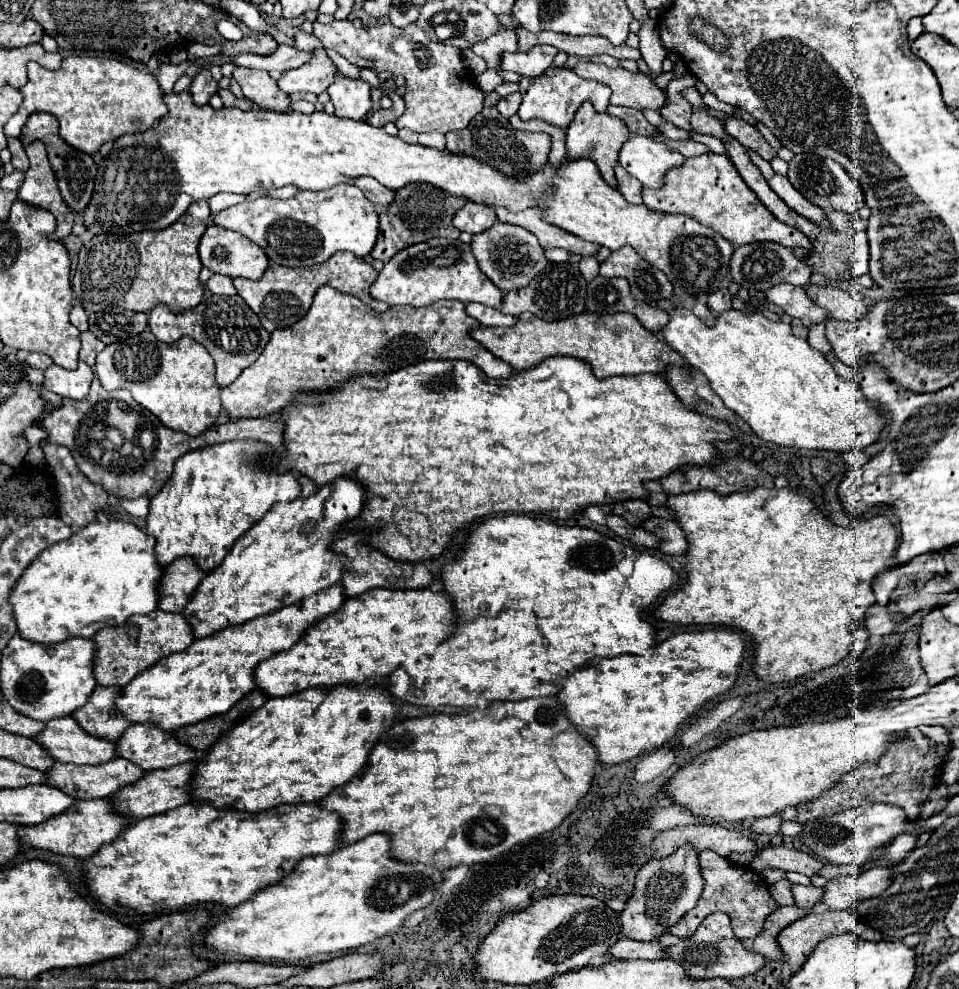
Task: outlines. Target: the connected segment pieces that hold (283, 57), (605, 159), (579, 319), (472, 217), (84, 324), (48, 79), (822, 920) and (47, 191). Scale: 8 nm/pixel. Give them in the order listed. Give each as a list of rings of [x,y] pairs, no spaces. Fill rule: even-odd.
[[[278,46],[274,50],[274,54],[270,56],[250,56],[250,54],[238,54],[232,58],[232,62],[236,66],[250,66],[250,68],[262,68],[266,72],[270,70],[292,70],[292,68],[300,68],[302,64],[310,62],[312,52],[302,52],[296,50],[292,46]]]
[[[584,102],[578,108],[578,112],[576,112],[574,120],[570,122],[570,126],[566,128],[566,160],[572,162],[572,160],[580,160],[580,158],[590,158],[598,166],[604,182],[608,186],[616,188],[614,166],[618,164],[618,148],[628,138],[630,138],[628,128],[622,124],[622,120],[612,118],[608,114],[598,114],[598,112],[594,112],[590,102]]]
[[[582,312],[578,316],[570,316],[558,322],[546,322],[532,314],[520,314],[514,326],[510,328],[474,328],[470,336],[480,342],[486,350],[490,350],[496,358],[506,360],[516,372],[532,368],[548,356],[564,354],[576,356],[592,364],[596,376],[606,378],[610,374],[664,374],[668,364],[682,366],[686,360],[674,352],[664,340],[658,340],[654,332],[646,330],[636,316],[632,314],[592,314]]]
[[[468,202],[454,216],[454,226],[458,230],[470,232],[470,234],[478,234],[478,232],[490,228],[494,222],[496,222],[494,210],[486,204],[476,204],[476,202]]]
[[[74,306],[74,308],[72,308],[72,312],[70,312],[70,322],[72,322],[80,332],[88,330],[88,316],[86,316],[86,312],[84,312],[82,306]]]
[[[68,56],[56,72],[46,70],[36,62],[28,62],[28,84],[22,88],[22,94],[24,102],[20,110],[4,126],[6,137],[19,138],[20,130],[32,112],[50,112],[58,116],[60,136],[86,154],[98,152],[104,142],[116,140],[122,134],[146,132],[168,112],[156,78],[114,58]]]
[[[826,910],[826,912],[822,912],[822,914],[808,914],[808,916],[804,916],[802,920],[796,920],[790,928],[784,928],[784,930],[782,930],[782,936],[778,938],[778,944],[780,944],[782,952],[784,952],[784,956],[788,958],[788,964],[790,964],[790,968],[792,968],[792,972],[796,972],[796,970],[806,962],[806,958],[810,956],[810,952],[816,948],[818,942],[822,942],[822,940],[828,938],[828,936],[846,934],[846,932],[852,932],[852,934],[856,934],[858,938],[864,938],[864,940],[874,940],[874,942],[886,940],[878,930],[874,930],[874,928],[870,928],[868,924],[856,920],[854,914],[850,914],[850,912]]]
[[[34,140],[26,148],[26,154],[30,158],[30,168],[26,170],[26,180],[18,192],[18,198],[50,210],[58,222],[56,230],[62,230],[62,238],[64,238],[72,232],[74,210],[68,208],[68,204],[62,200],[62,194],[58,190],[54,172],[46,156],[46,148],[42,142]]]

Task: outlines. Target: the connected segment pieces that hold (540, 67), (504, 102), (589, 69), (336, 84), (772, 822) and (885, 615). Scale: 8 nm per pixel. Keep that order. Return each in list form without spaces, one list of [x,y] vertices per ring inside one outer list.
[[[534,46],[528,52],[504,52],[500,56],[500,68],[512,70],[520,76],[536,78],[552,66],[556,52],[558,50],[554,46]]]
[[[514,92],[514,94],[508,94],[506,98],[500,98],[500,100],[498,100],[498,104],[496,104],[496,108],[500,110],[500,114],[502,114],[504,118],[510,118],[512,114],[516,114],[516,112],[518,112],[520,102],[522,102],[520,92]]]
[[[580,60],[572,70],[586,80],[598,80],[610,86],[612,90],[610,104],[630,106],[636,110],[642,108],[660,110],[666,104],[664,92],[642,72],[632,74],[624,68],[608,68],[604,64],[596,64],[590,60],[588,62]]]
[[[338,72],[326,92],[336,108],[336,116],[340,118],[362,120],[370,110],[370,84],[362,78],[354,80]]]
[[[776,814],[776,816],[770,816],[770,818],[760,818],[756,822],[752,822],[750,830],[752,832],[758,832],[758,834],[776,834],[782,826],[782,818]]]
[[[872,604],[872,608],[866,612],[866,628],[870,634],[892,634],[896,630],[896,616],[888,606]]]

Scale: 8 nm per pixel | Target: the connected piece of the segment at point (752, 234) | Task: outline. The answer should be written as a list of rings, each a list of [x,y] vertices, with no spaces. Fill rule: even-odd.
[[[708,152],[702,156],[686,158],[686,164],[680,164],[666,172],[662,188],[642,188],[642,198],[650,210],[690,214],[692,218],[698,218],[698,222],[718,230],[718,234],[726,236],[726,240],[730,240],[734,246],[768,240],[778,242],[786,248],[810,248],[810,240],[798,228],[786,226],[768,212],[768,208],[746,186],[728,156]]]

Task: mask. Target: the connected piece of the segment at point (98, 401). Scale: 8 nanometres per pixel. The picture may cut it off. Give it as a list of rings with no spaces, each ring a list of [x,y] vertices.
[[[94,378],[90,394],[86,400],[76,402],[70,398],[64,398],[60,408],[50,410],[42,426],[48,430],[48,440],[66,446],[80,472],[92,482],[102,486],[108,494],[116,498],[152,498],[162,488],[162,484],[152,484],[156,472],[166,472],[170,476],[172,466],[176,458],[180,458],[186,452],[206,448],[212,444],[222,444],[230,440],[262,440],[268,442],[278,454],[286,452],[284,446],[284,422],[278,414],[266,416],[266,418],[246,418],[236,422],[226,422],[222,426],[206,430],[202,436],[188,436],[184,432],[176,432],[172,428],[166,428],[158,418],[154,418],[148,410],[138,406],[130,392],[118,390],[118,392],[106,392],[98,380]]]

